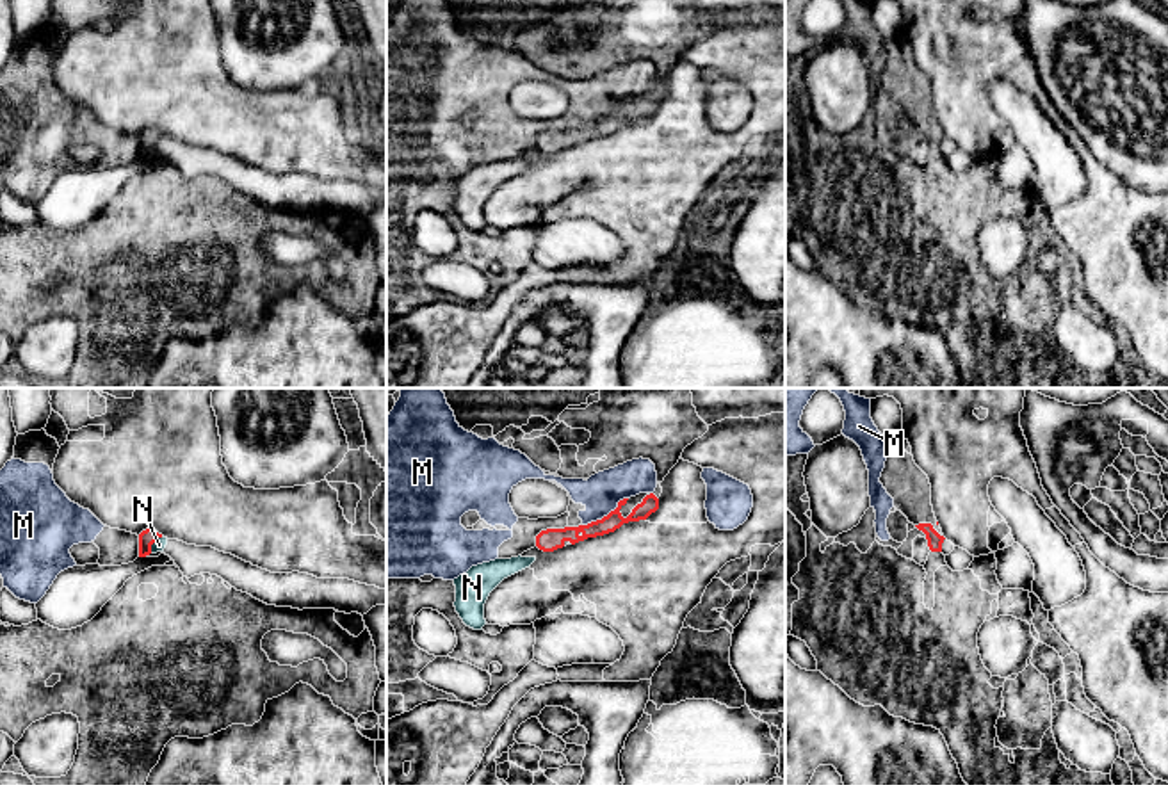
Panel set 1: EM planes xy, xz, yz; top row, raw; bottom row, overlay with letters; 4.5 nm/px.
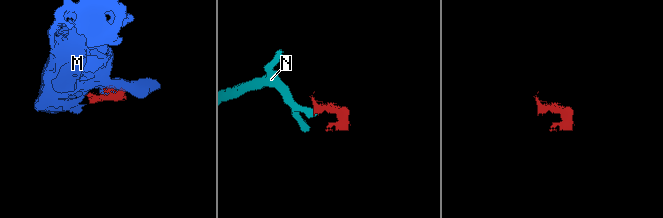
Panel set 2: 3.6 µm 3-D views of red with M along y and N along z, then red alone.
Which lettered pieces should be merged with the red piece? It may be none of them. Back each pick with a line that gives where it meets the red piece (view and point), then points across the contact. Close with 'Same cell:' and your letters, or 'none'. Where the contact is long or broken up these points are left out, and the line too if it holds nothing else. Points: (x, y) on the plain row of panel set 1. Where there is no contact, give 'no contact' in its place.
Same cell: none

